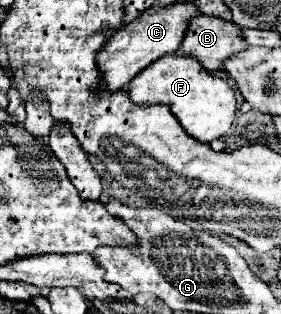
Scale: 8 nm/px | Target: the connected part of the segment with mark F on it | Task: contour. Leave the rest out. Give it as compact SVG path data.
M167 54L159 58L157 62L149 64L145 70L141 70L129 84L127 94L131 102L137 102L139 106L151 106L151 104L165 104L173 112L173 116L179 120L183 130L203 142L209 144L215 138L221 138L235 120L235 94L229 88L227 80L217 78L203 70L203 66L189 58L189 56L175 56Z

